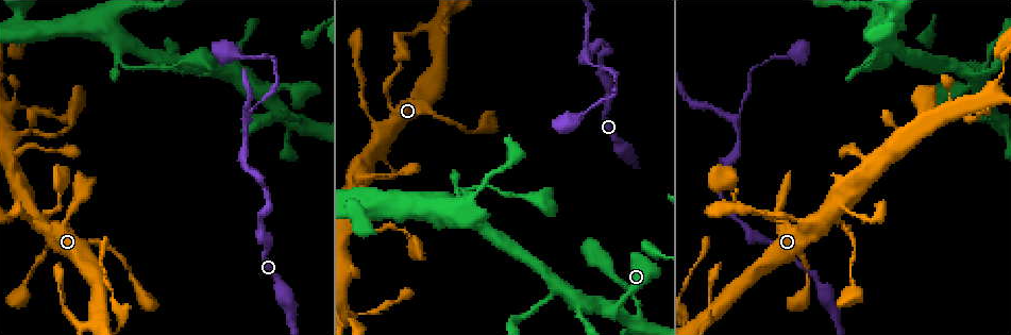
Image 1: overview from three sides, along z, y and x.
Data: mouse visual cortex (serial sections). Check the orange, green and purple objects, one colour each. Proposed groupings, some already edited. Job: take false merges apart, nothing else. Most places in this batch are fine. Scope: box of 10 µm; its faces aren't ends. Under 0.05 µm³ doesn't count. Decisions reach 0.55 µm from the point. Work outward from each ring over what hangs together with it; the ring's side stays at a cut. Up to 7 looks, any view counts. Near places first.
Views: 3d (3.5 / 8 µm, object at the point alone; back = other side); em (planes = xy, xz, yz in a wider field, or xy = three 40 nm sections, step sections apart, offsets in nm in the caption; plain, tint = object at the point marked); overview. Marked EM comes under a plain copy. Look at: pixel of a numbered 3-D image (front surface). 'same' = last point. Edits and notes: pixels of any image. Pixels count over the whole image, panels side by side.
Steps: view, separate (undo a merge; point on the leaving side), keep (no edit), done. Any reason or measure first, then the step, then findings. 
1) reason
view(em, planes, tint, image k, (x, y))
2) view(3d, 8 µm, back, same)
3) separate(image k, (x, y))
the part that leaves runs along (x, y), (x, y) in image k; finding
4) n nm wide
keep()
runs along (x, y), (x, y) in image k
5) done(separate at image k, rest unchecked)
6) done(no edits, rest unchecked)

calibre changes
view(3d, 3.5 µm, image 1, (18, 136))

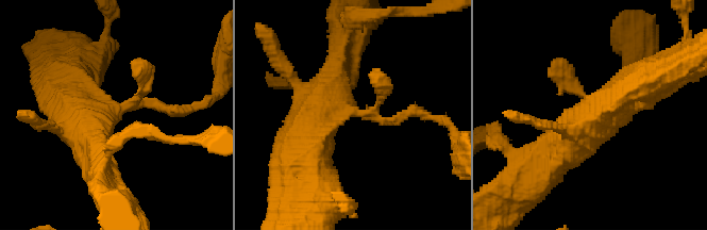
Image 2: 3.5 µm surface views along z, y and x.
shape alone is not enough
view(em, xy, step 2, tint, image 2, (353, 111))

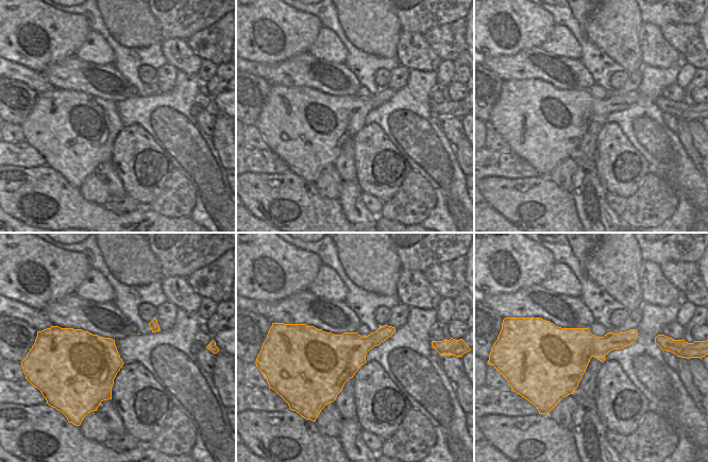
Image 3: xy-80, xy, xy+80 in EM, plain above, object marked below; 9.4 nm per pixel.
keep()
runs along (98, 158), (87, 132), (111, 109), (179, 109) in image 2; all the same cell

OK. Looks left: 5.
thick turns thin
view(3d, 3.5 µm, image 1, (122, 62))

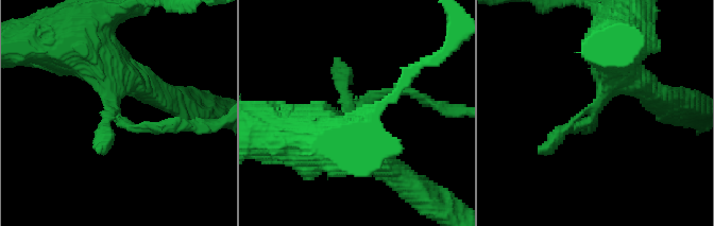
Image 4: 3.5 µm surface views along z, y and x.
need the tissue
view(em, xy, step 1, tint, image 4, (594, 112))

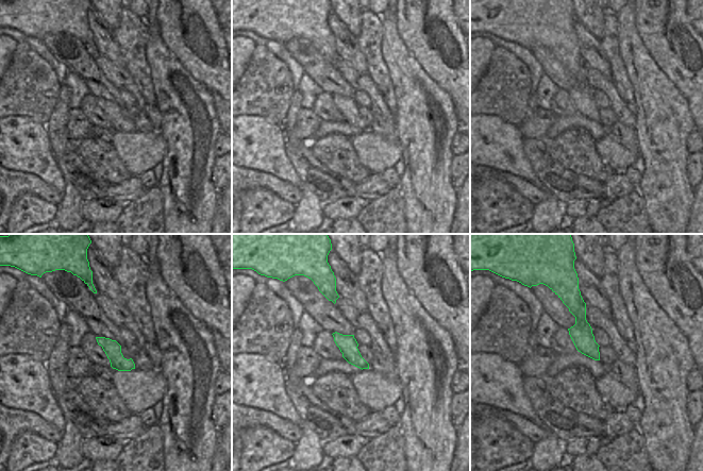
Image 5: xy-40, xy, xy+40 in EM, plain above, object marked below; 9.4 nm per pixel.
view(em, xy, step 3, tint, same)

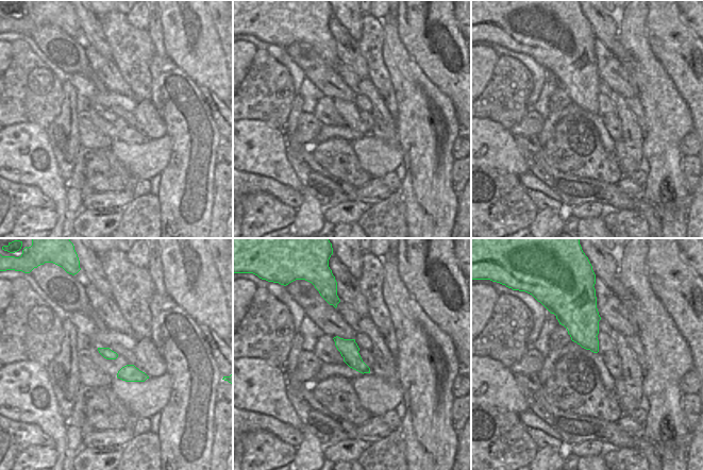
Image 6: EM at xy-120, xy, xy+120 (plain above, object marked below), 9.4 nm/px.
keep()
runs along (370, 154), (351, 116), (412, 91) in image 4; all the same cell

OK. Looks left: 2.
thin neck
view(3d, 8 µm, image 1, (734, 120))

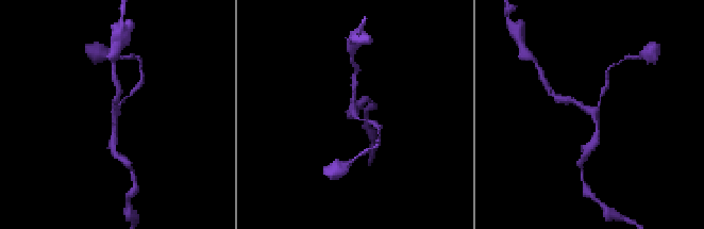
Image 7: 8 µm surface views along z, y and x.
view(3d, 3.5 µm, same)

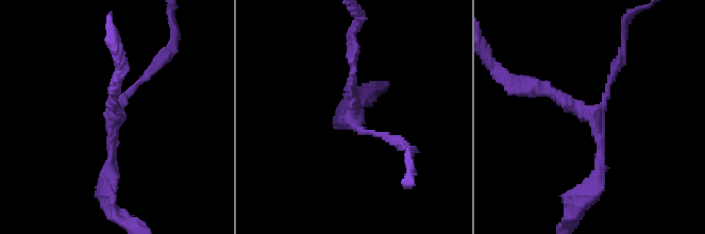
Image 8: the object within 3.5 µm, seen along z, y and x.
arms of 100, 150, 200 nm
keep()
runs along (107, 185), (117, 106), (156, 64) in image 8; continuous, no second cell

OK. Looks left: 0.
done(no edits, rest unchecked)

